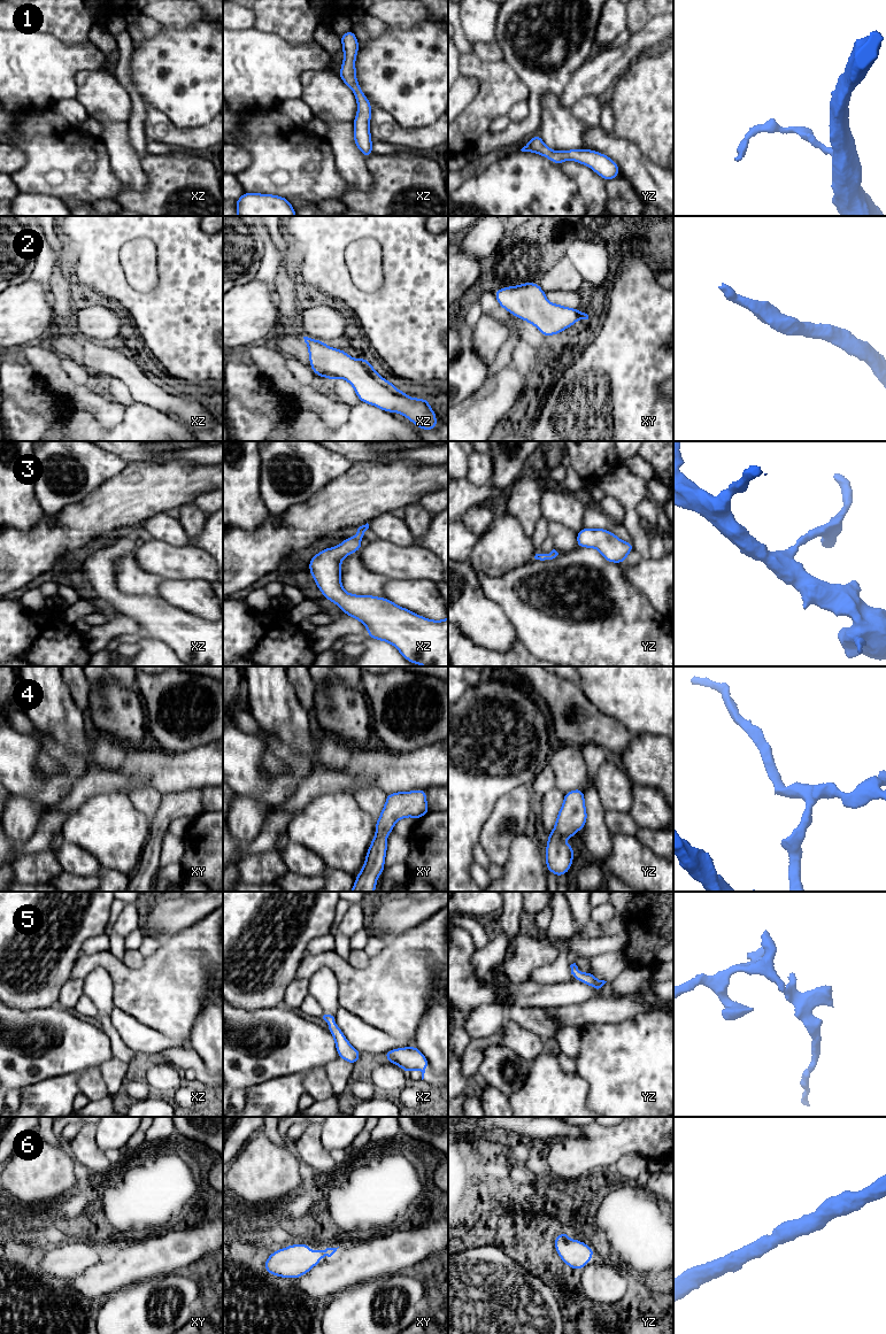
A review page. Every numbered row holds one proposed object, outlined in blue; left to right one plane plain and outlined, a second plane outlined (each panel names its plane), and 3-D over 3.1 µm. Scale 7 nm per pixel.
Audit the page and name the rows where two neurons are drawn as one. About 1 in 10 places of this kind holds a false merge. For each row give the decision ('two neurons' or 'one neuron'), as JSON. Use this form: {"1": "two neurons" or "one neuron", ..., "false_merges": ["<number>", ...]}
{"1": "one neuron", "2": "one neuron", "3": "one neuron", "4": "one neuron", "5": "one neuron", "6": "one neuron", "false_merges": []}

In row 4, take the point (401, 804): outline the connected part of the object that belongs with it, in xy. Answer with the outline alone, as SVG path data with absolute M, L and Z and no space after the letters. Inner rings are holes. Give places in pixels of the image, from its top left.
M425 789L387 794L385 805L376 820L376 833L364 865L350 892L375 892L377 879L384 871L387 835L393 831L395 823L406 817L418 819L429 812Z

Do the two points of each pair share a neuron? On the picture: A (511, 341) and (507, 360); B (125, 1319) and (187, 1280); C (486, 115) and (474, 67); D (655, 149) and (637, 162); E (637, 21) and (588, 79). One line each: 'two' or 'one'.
A: one
B: one
C: one
D: two
E: two

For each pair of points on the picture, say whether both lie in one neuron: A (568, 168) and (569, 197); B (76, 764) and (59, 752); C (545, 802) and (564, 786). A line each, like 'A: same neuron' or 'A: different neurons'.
A: different neurons
B: same neuron
C: different neurons

